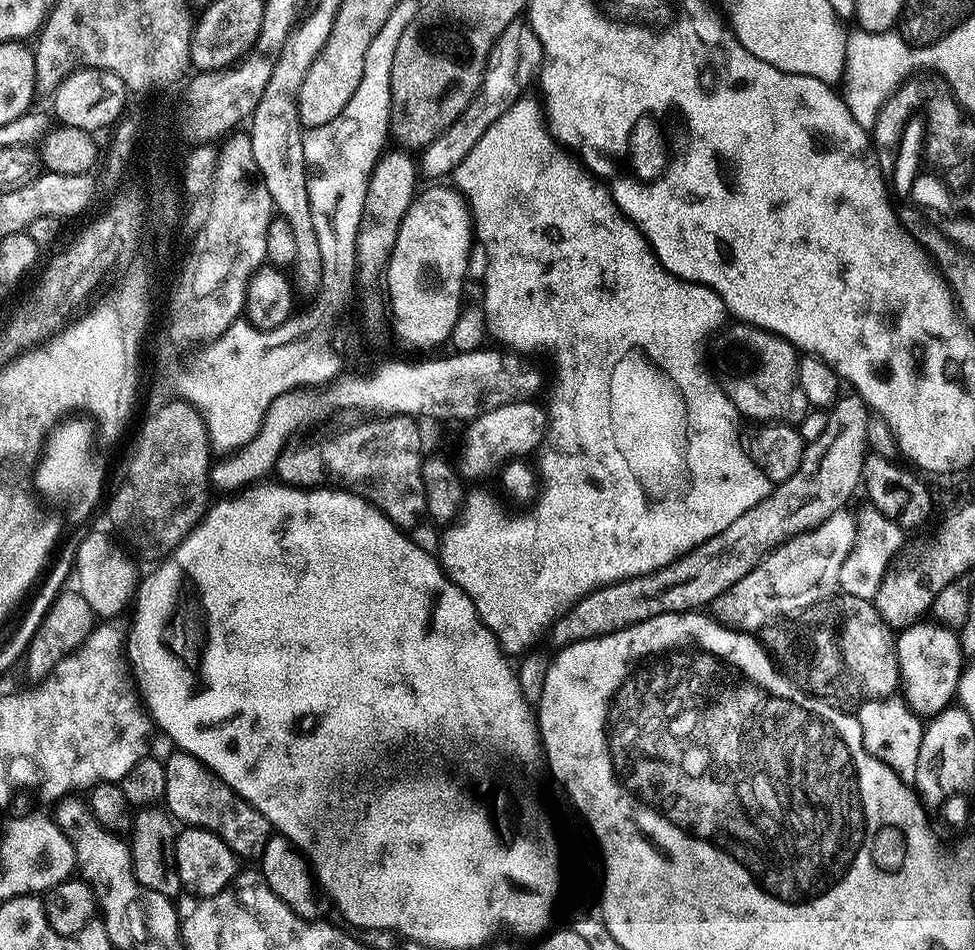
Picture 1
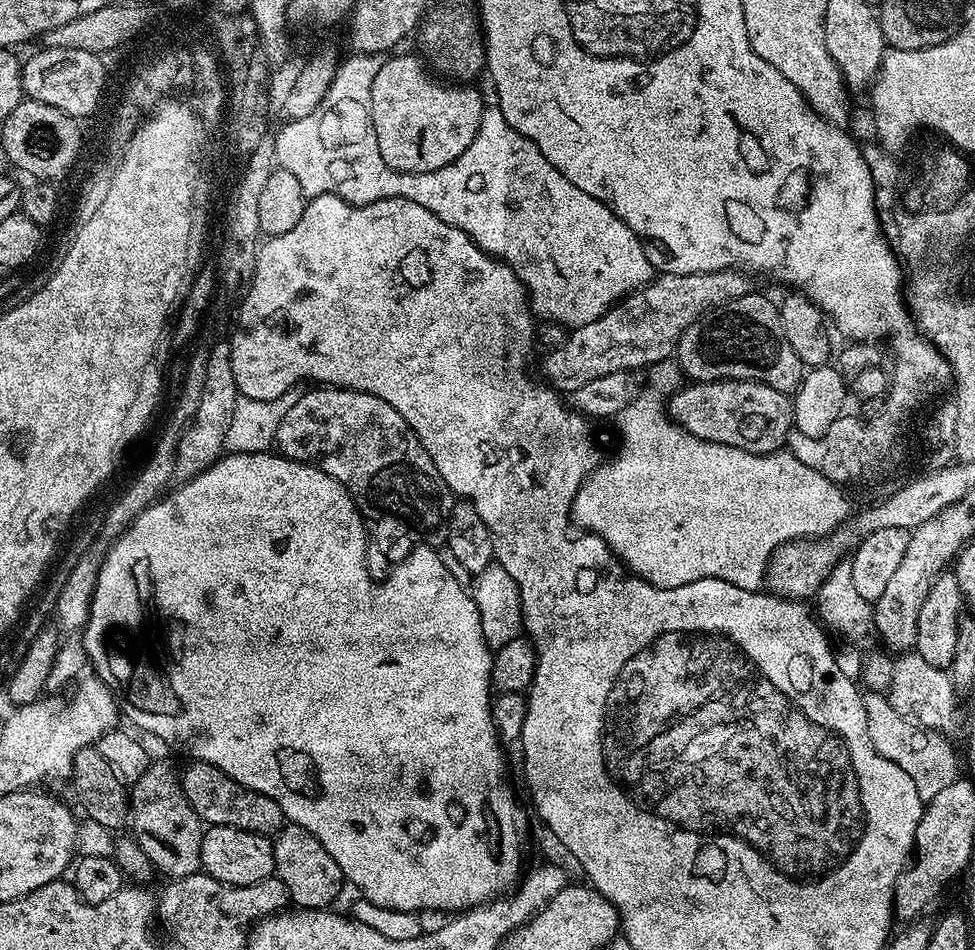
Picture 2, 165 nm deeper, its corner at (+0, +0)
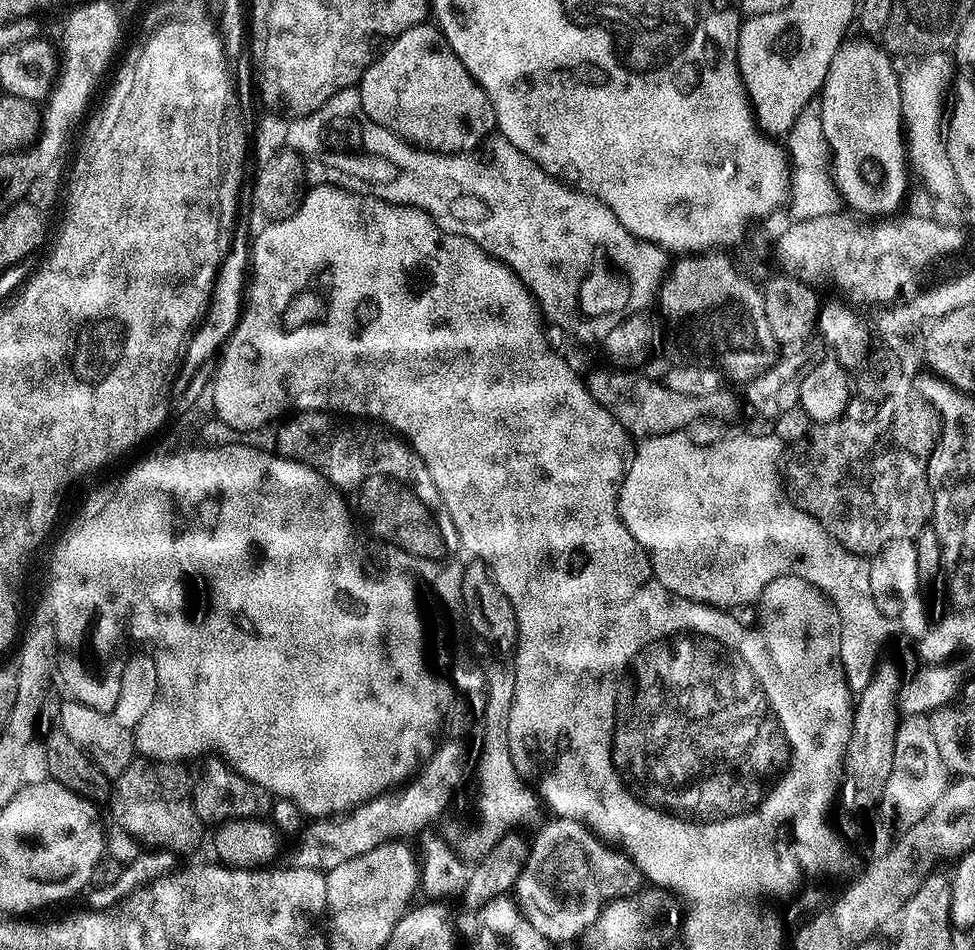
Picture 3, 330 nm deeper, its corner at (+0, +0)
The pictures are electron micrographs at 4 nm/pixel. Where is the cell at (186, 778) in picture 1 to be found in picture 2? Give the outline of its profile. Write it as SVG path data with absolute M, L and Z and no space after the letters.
M193 759L191 763L182 768L180 785L189 806L198 813L205 825L221 824L269 838L285 826L286 821L278 802L234 782L234 778L227 776L221 768L208 764L205 760Z

